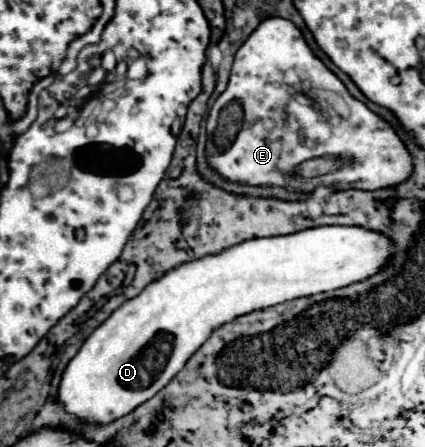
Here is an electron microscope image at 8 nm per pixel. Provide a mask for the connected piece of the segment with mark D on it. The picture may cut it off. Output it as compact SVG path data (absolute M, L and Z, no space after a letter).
M313 227L291 235L249 239L213 255L181 263L161 279L149 283L143 293L115 309L81 345L61 375L57 403L71 415L93 425L113 423L141 403L157 395L189 361L189 357L211 337L211 333L233 319L257 309L267 309L299 297L333 291L367 279L389 261L389 239L365 227Z

